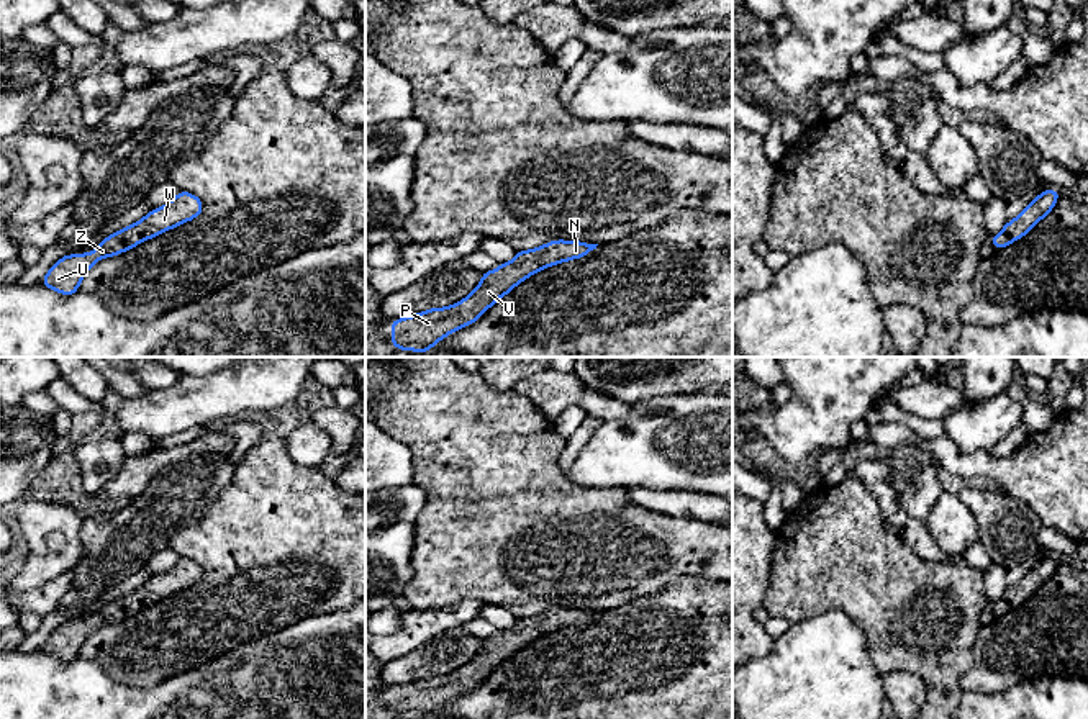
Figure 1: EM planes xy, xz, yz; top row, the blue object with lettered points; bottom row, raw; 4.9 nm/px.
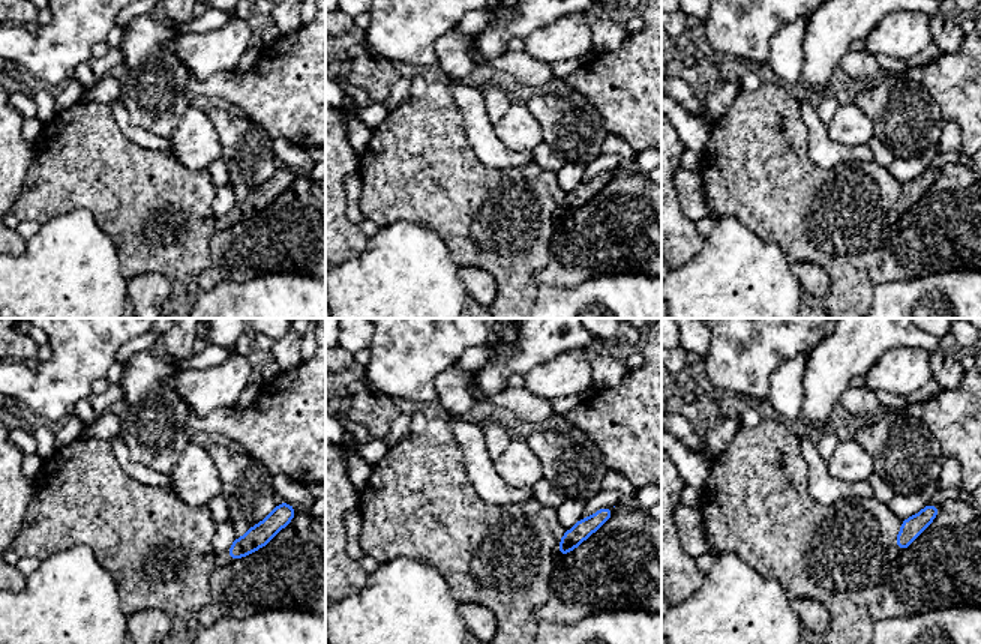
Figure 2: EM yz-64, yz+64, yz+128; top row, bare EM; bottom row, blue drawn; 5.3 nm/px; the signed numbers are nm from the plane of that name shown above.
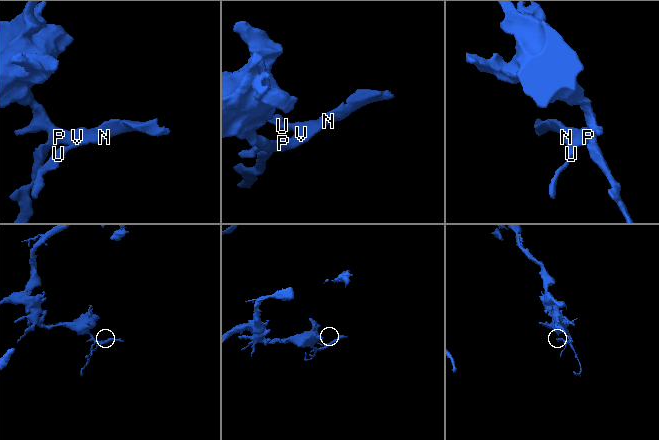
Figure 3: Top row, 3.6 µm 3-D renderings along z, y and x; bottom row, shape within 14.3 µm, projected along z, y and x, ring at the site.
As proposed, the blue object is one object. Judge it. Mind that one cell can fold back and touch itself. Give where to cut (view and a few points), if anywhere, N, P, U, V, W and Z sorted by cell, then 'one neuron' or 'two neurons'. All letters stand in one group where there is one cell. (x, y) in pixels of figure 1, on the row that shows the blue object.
no cut; N P U V W Z; one neuron

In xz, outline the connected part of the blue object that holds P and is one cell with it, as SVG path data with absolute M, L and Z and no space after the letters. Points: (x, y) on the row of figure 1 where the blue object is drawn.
M555 239L533 251L518 251L516 257L508 264L483 272L478 287L462 301L447 308L433 308L408 318L392 319L390 342L400 350L428 352L451 332L475 323L521 280L546 267L583 257L596 246Z

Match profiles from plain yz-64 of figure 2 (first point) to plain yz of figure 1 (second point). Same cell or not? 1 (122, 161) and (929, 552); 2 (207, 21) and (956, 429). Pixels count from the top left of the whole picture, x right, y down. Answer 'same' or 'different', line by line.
1: different
2: different

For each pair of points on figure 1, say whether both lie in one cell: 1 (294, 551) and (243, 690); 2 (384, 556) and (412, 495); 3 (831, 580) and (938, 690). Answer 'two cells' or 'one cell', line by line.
1: two cells
2: one cell
3: one cell

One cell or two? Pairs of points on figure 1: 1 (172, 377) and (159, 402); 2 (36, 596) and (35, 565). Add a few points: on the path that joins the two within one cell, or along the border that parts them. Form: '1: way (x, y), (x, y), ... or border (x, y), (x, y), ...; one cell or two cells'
1: border (182, 375), (172, 385), (146, 392); two cells
2: border (71, 570), (17, 593); two cells

